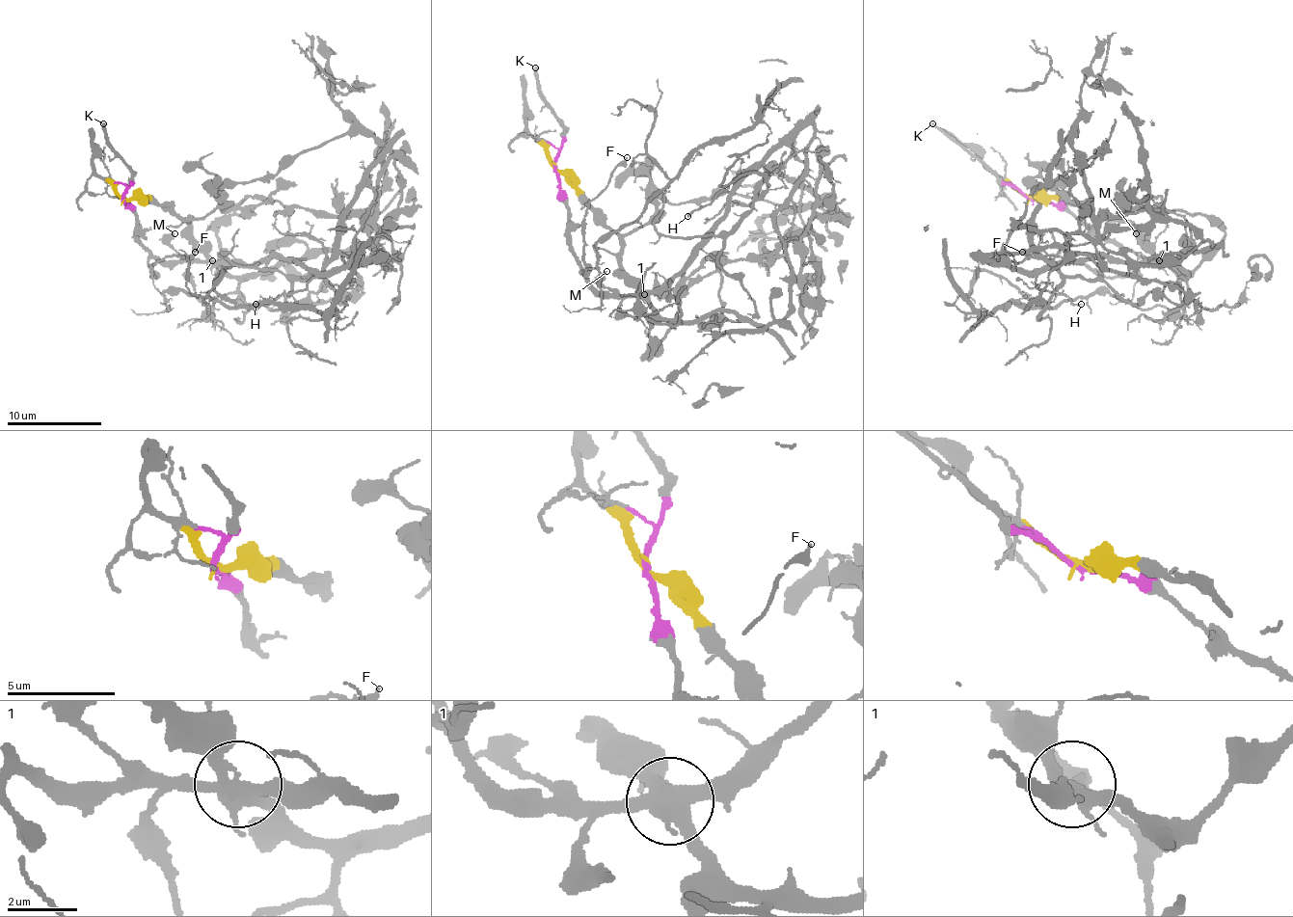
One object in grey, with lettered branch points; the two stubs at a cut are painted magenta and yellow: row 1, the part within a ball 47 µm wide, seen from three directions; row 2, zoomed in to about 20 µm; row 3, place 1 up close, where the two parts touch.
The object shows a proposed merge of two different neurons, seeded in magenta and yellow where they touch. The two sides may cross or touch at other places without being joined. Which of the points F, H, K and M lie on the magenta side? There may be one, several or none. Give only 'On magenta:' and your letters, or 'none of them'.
On magenta: F, H, K, M

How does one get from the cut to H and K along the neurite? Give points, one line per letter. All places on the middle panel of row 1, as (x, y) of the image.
H: (556, 166), (568, 244), (599, 292), (656, 294), (724, 213), (745, 174), (739, 171), (686, 216)
K: (556, 166), (563, 123), (540, 90), (535, 67)

